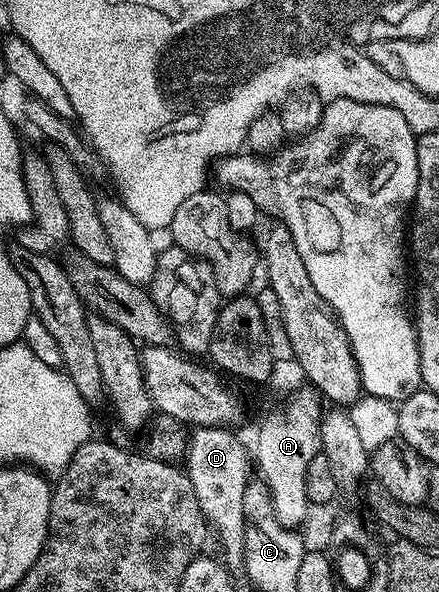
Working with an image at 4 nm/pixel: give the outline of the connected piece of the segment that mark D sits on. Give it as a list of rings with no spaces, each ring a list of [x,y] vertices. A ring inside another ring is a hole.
[[[198,426],[190,434],[185,470],[195,489],[199,507],[206,522],[219,537],[223,563],[230,574],[239,575],[245,568],[245,516],[243,495],[249,484],[247,471],[251,469],[249,455],[240,439],[224,426]]]

